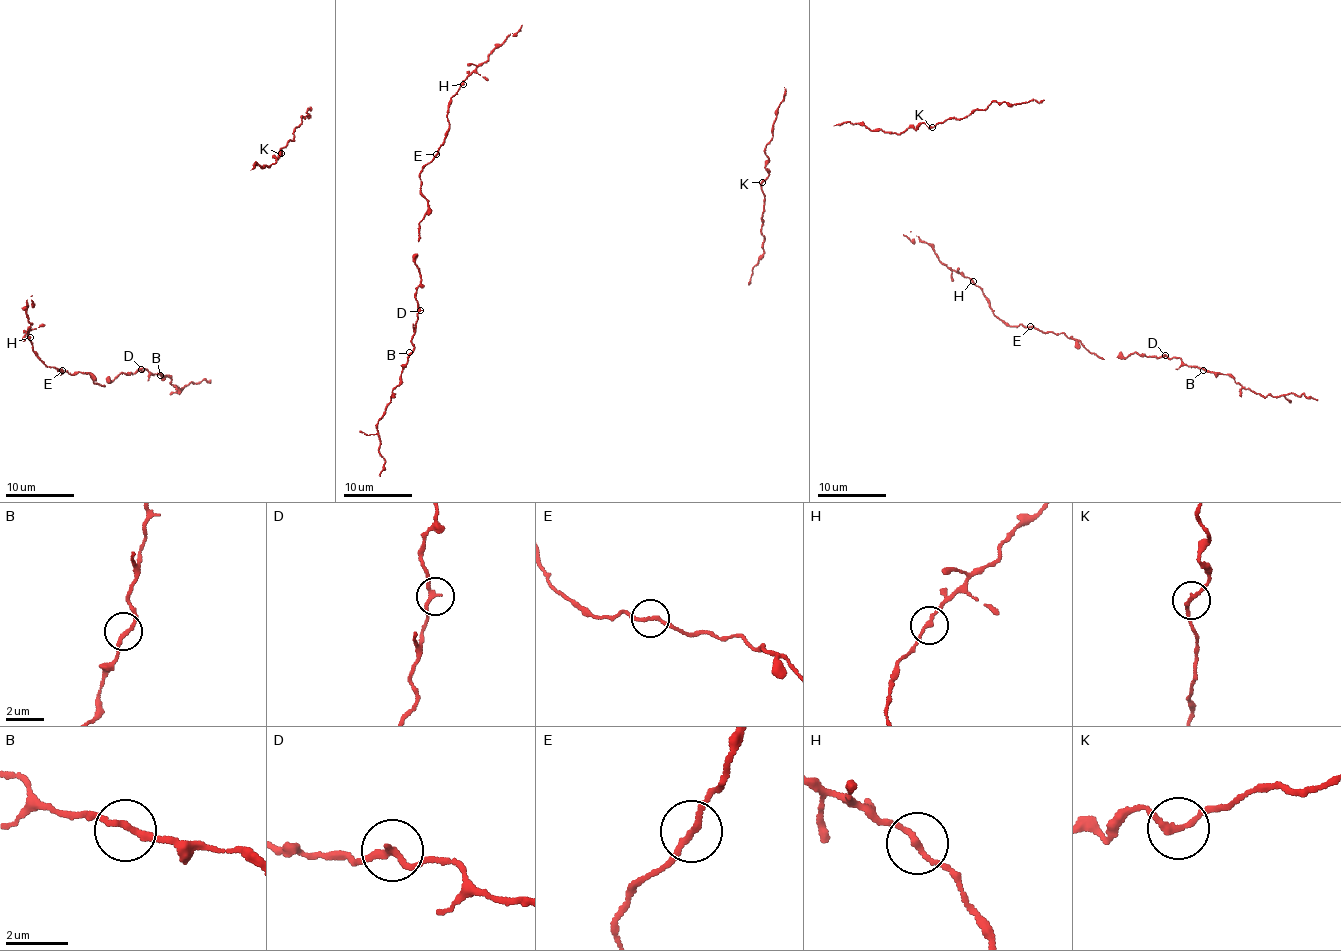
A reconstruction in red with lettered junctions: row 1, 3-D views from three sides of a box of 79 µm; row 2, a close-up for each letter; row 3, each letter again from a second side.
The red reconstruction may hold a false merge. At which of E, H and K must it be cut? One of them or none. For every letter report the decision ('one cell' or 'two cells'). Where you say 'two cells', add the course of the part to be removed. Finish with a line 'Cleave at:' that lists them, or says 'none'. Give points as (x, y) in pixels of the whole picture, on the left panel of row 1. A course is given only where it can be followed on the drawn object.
E: one cell
H: one cell
K: one cell
Cleave at: none

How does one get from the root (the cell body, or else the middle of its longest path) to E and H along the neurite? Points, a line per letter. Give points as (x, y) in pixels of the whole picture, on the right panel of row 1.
E: (932, 247), (941, 263), (971, 280), (982, 290), (995, 317), (1010, 325), (1030, 327)
H: (932, 247), (941, 263), (973, 281)

